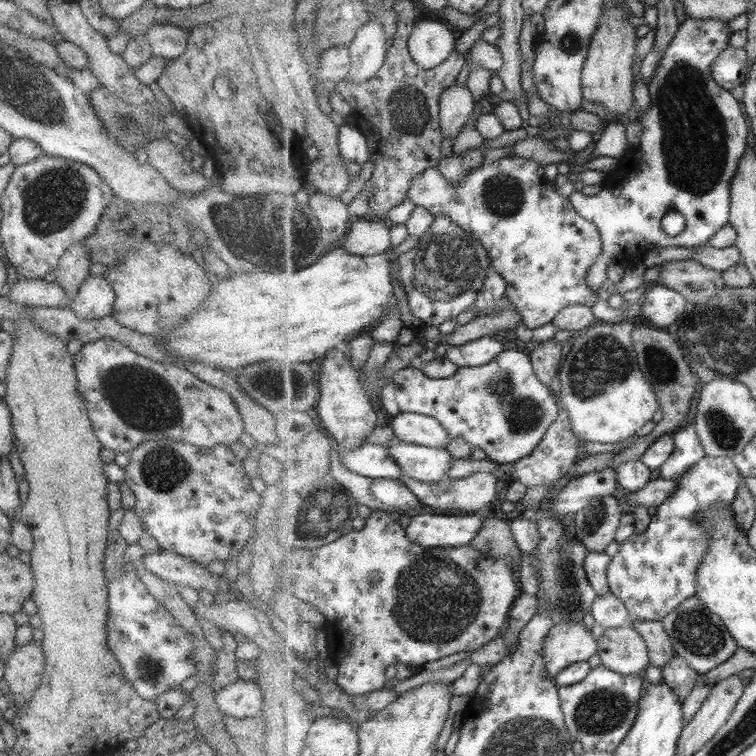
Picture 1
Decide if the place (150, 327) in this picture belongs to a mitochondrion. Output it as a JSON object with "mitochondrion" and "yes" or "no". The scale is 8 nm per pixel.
{"mitochondrion":"no"}

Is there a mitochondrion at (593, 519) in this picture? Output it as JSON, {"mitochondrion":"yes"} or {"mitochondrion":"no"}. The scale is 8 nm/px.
{"mitochondrion":"yes"}

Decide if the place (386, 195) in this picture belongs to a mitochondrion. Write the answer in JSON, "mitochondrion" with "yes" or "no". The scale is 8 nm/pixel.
{"mitochondrion":"no"}

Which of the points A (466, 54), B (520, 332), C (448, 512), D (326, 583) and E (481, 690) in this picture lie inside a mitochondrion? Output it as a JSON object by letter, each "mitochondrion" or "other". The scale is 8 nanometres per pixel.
{"A":"other","B":"other","C":"other","D":"other","E":"other"}

